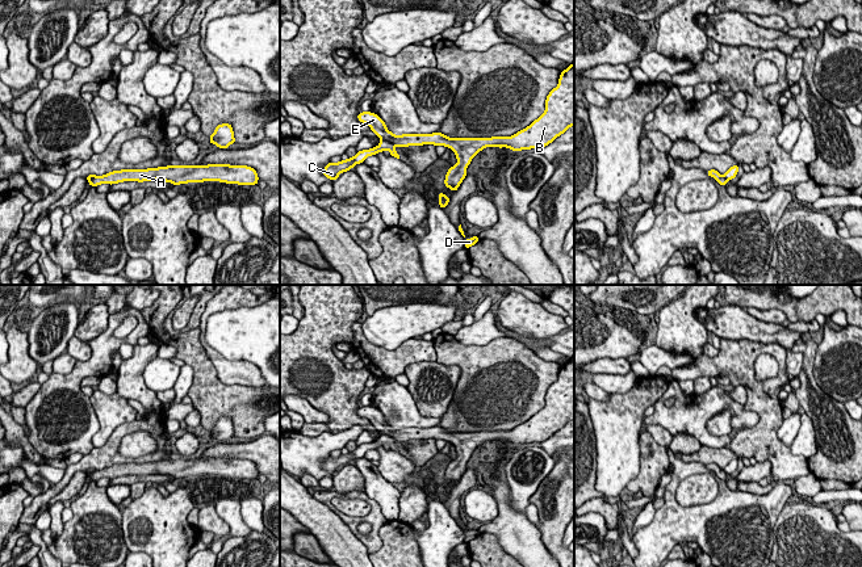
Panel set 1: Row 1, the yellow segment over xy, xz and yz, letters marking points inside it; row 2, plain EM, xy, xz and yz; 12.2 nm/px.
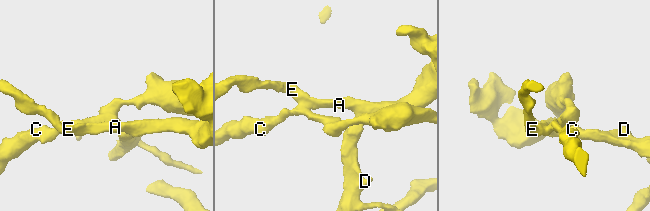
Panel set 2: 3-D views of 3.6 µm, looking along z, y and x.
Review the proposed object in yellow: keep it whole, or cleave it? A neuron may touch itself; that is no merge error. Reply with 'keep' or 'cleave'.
cleave

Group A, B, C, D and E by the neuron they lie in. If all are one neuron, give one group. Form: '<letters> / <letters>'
A B D E / C

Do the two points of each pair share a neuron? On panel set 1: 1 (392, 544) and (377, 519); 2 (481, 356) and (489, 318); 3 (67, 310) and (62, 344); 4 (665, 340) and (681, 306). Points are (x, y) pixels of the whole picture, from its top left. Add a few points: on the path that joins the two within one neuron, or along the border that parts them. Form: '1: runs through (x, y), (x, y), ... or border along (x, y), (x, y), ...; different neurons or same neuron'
1: border along (386, 521), (380, 528), (381, 546), (371, 553); different neurons
2: border along (506, 336), (485, 344), (461, 344), (453, 337); different neurons
3: runs through (67, 318), (65, 336); same neuron
4: runs through (673, 332), (678, 327), (680, 314); same neuron

